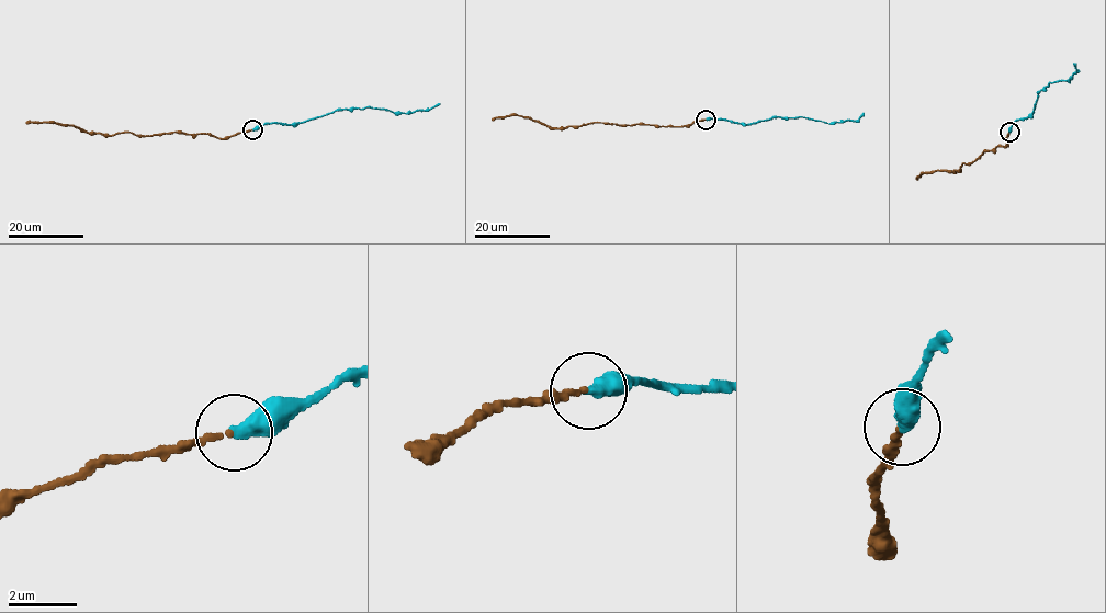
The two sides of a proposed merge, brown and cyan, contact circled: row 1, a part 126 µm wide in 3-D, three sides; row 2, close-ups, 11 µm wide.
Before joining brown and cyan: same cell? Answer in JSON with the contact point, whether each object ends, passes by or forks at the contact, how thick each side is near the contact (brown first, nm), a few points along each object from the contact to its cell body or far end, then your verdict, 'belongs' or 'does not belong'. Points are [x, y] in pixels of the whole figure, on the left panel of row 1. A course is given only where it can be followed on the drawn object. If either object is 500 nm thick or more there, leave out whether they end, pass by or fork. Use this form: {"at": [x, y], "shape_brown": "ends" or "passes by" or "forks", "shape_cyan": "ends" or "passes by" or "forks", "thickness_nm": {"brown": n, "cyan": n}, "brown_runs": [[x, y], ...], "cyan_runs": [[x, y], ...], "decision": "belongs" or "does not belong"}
{"at": [252, 129], "shape_brown": "ends", "shape_cyan": "ends", "thickness_nm": {"brown": 180, "cyan": 400}, "brown_runs": [[251, 129], [222, 139], [207, 133], [175, 132], [145, 136], [128, 132], [111, 135], [56, 123], [25, 122]], "cyan_runs": [[252, 129], [274, 122], [296, 125], [345, 109], [368, 108], [407, 113], [426, 111], [440, 103]], "decision": "belongs"}

